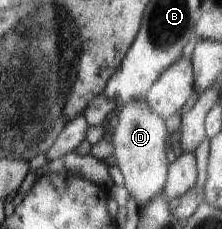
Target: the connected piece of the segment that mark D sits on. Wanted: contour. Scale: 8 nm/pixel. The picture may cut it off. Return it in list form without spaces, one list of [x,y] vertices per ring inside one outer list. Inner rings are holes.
[[[136,99],[122,105],[117,111],[119,123],[113,133],[112,141],[116,147],[117,165],[125,176],[125,185],[132,196],[142,207],[150,205],[156,197],[162,197],[167,191],[169,172],[171,171],[168,148],[170,131],[166,120],[152,109],[148,99]]]

